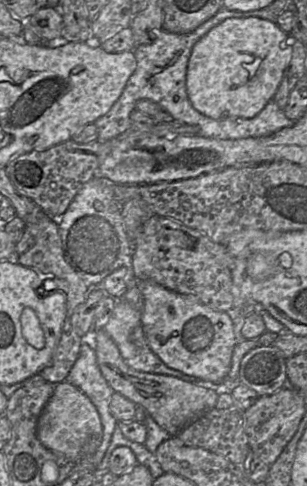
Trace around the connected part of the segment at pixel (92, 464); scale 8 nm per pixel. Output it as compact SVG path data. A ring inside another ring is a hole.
M88 343L81 345L79 356L65 382L80 389L99 414L103 429L102 442L87 466L88 470L96 470L96 465L103 460L118 422L110 410L110 401L114 392L103 378L96 362L95 351Z

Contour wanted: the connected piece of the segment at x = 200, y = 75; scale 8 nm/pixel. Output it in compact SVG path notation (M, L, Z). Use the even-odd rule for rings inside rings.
M255 17L227 18L210 29L207 34L200 38L198 42L196 42L196 44L193 46L187 64L186 94L193 109L195 109L203 116L216 121L242 121L248 120L257 115L264 108L264 106L272 100L282 79L283 72L291 59L291 47L289 45L288 35L289 34L283 32L276 25L276 23L274 23L274 21Z

